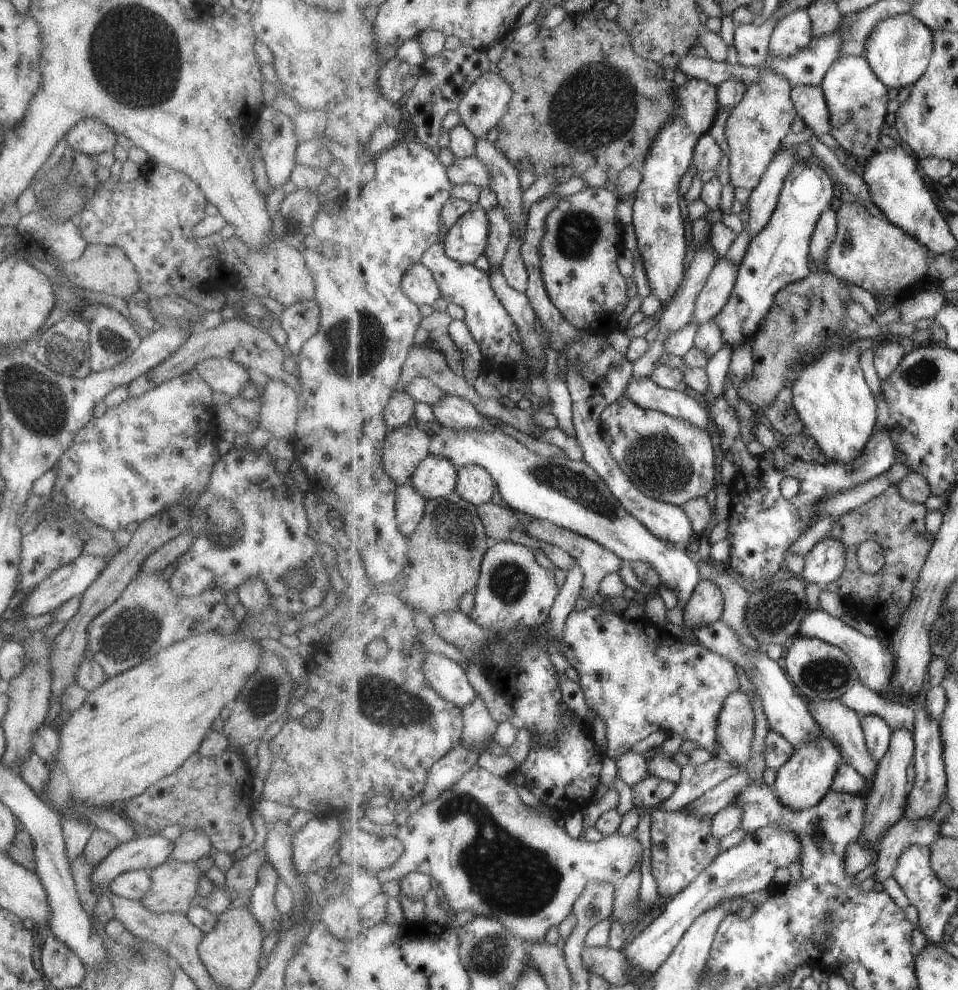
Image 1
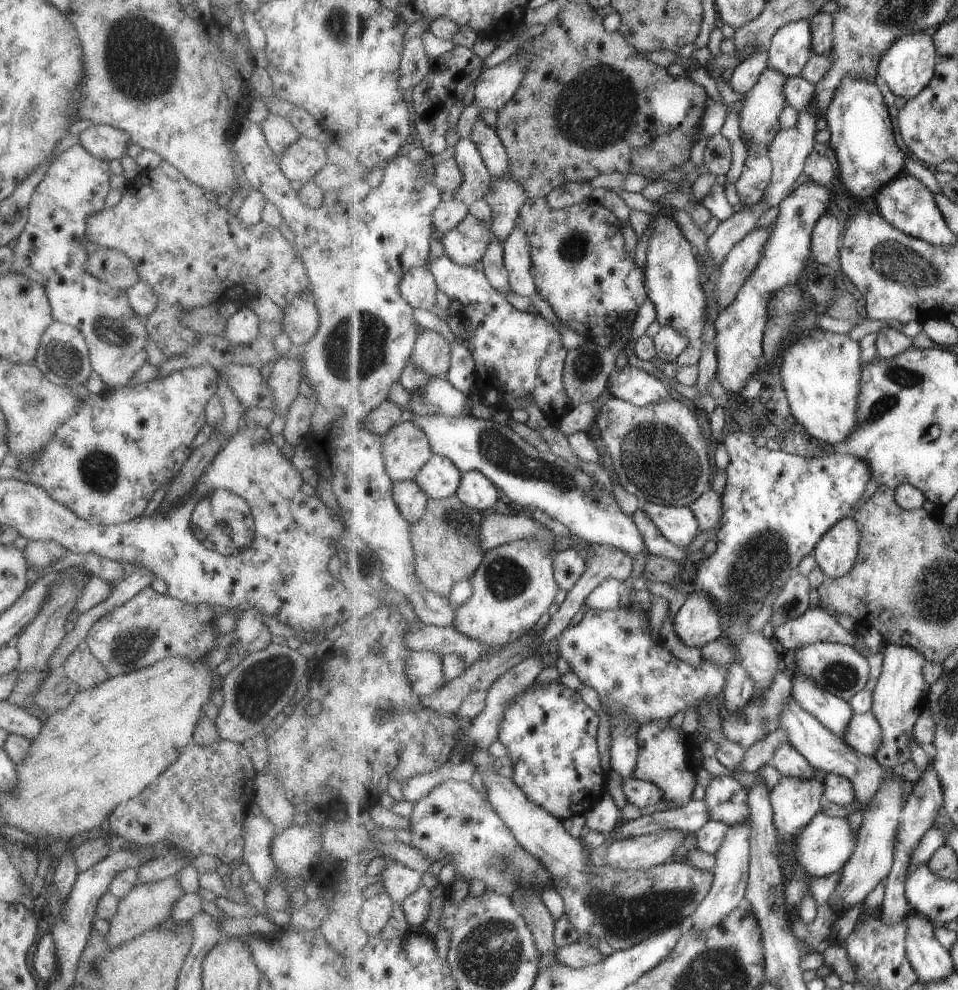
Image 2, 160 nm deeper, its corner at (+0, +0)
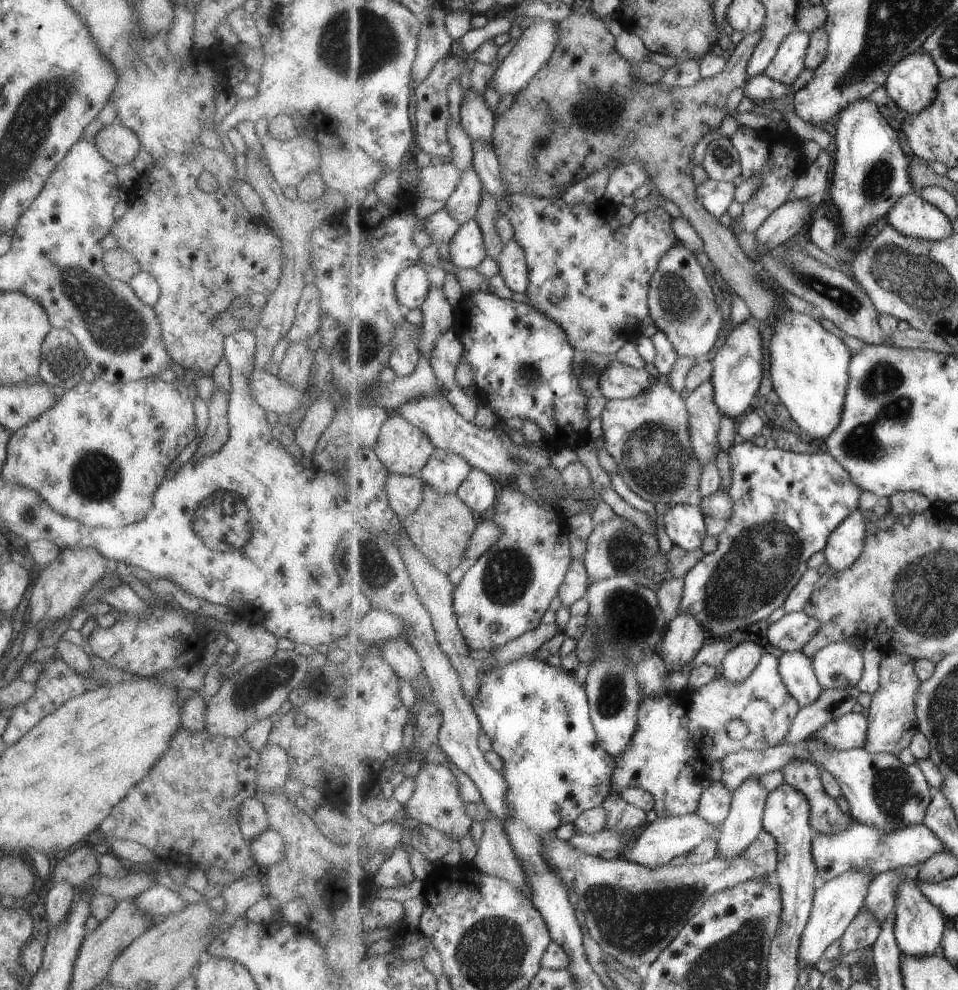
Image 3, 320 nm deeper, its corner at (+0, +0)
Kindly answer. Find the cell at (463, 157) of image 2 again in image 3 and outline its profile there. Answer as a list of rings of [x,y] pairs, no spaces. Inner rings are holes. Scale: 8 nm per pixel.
[[[475,164],[461,172],[461,182],[446,202],[446,208],[461,225],[476,218],[485,194],[484,180]]]

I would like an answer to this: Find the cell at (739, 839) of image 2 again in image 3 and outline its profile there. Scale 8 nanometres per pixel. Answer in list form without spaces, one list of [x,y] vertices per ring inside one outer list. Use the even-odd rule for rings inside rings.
[[[749,778],[734,791],[732,810],[721,826],[719,856],[735,860],[757,840],[764,830],[764,813],[769,792],[756,778]]]

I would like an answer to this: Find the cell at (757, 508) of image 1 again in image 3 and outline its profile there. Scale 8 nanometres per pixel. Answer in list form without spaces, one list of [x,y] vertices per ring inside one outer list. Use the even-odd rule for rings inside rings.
[[[744,441],[741,443],[735,443],[727,450],[731,464],[732,464],[732,478],[733,483],[731,489],[727,490],[729,496],[733,498],[733,516],[729,518],[729,524],[727,529],[723,530],[719,534],[718,548],[709,555],[705,555],[704,558],[692,569],[690,574],[685,577],[685,596],[683,596],[683,602],[681,602],[680,612],[693,612],[700,619],[704,628],[707,628],[715,637],[721,635],[729,635],[733,631],[739,631],[739,628],[745,628],[745,626],[751,626],[753,622],[765,621],[777,608],[784,605],[789,599],[789,594],[795,589],[795,586],[799,584],[801,578],[808,573],[807,560],[813,556],[816,552],[824,549],[828,546],[829,538],[832,537],[832,533],[847,519],[853,512],[856,512],[860,508],[860,499],[862,496],[863,488],[851,478],[849,470],[834,458],[830,453],[808,454],[808,453],[795,453],[791,451],[785,451],[781,448],[775,448],[769,450],[765,447],[759,448],[755,446],[752,441]]]

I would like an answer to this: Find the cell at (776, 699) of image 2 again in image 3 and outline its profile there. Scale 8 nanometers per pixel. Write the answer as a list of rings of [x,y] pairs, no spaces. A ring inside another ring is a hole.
[[[764,654],[755,672],[745,682],[731,682],[720,674],[698,691],[685,688],[678,699],[668,695],[644,698],[632,745],[622,758],[616,758],[613,792],[617,790],[623,793],[629,786],[651,792],[655,796],[656,815],[660,819],[697,813],[704,794],[701,788],[703,772],[697,768],[711,768],[707,754],[701,750],[717,750],[717,758],[713,758],[713,761],[720,762],[739,750],[760,752],[781,745],[801,710],[801,704],[785,685],[780,660],[773,654]],[[732,723],[747,728],[743,740],[729,734],[731,730],[727,728]]]

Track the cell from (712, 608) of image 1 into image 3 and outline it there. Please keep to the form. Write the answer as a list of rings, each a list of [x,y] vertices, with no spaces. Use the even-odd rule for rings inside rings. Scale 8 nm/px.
[[[680,612],[669,621],[666,635],[662,640],[661,656],[665,664],[670,669],[673,666],[682,667],[689,664],[710,641],[711,634],[693,612]]]

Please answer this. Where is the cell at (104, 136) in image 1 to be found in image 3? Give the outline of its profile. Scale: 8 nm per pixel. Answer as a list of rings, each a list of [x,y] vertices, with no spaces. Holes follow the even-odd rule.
[[[121,124],[102,127],[93,138],[99,154],[110,164],[131,164],[140,151],[137,136]]]

